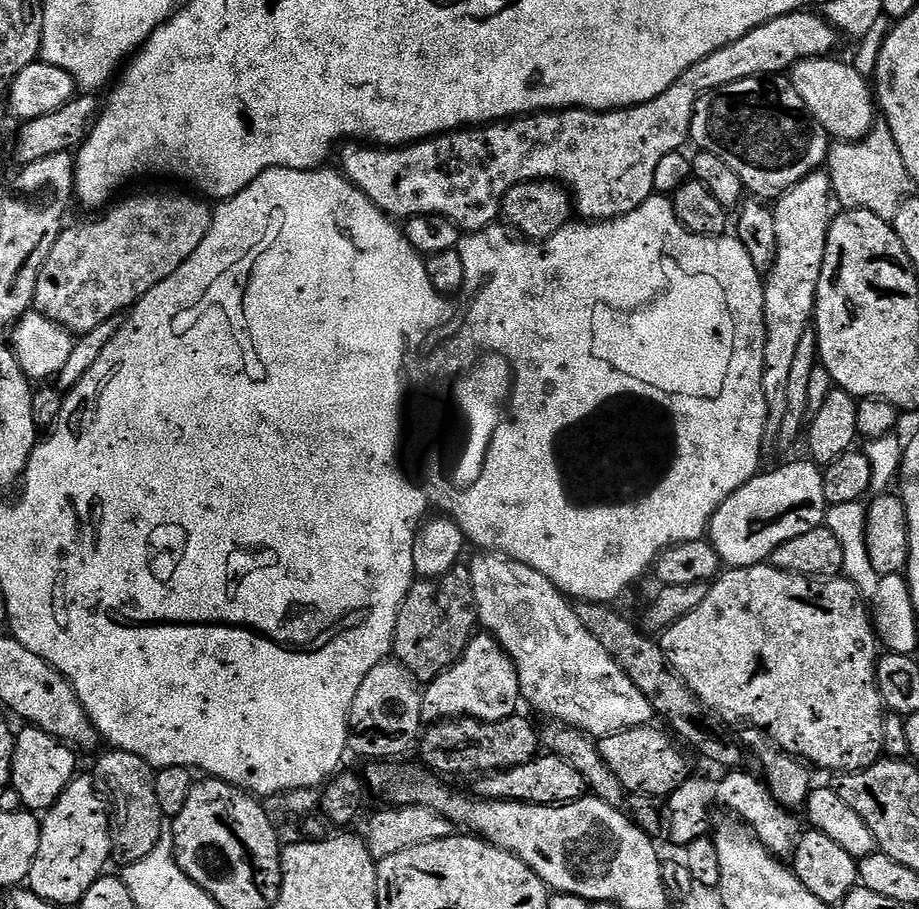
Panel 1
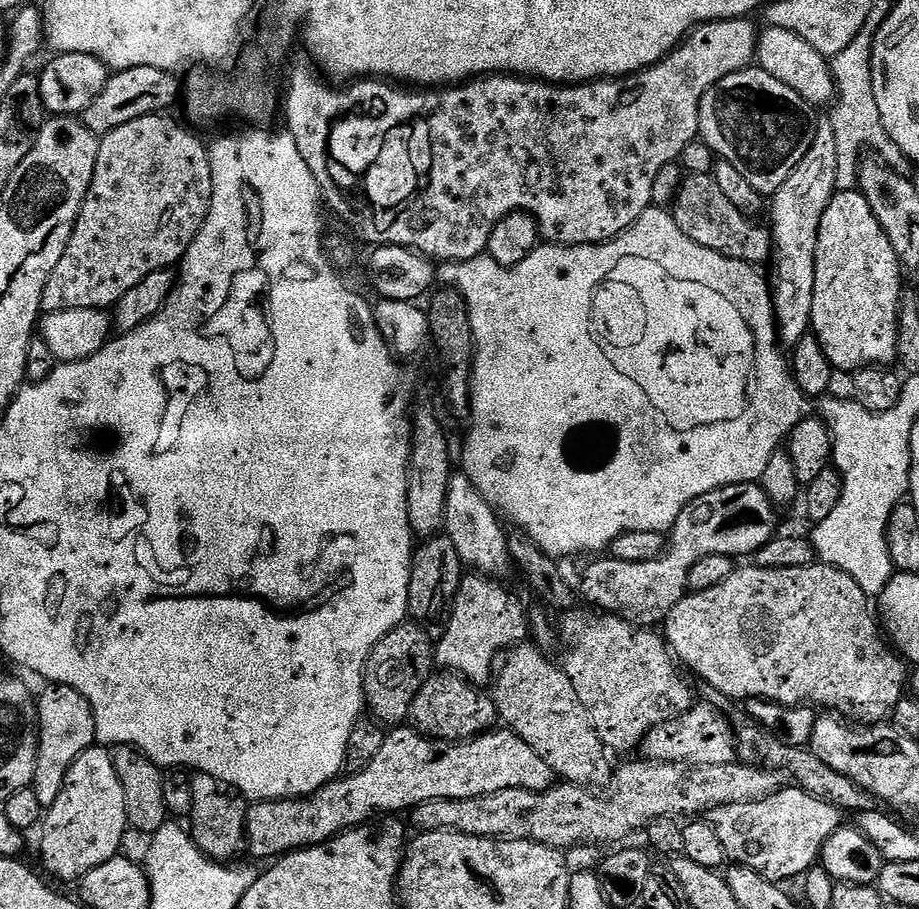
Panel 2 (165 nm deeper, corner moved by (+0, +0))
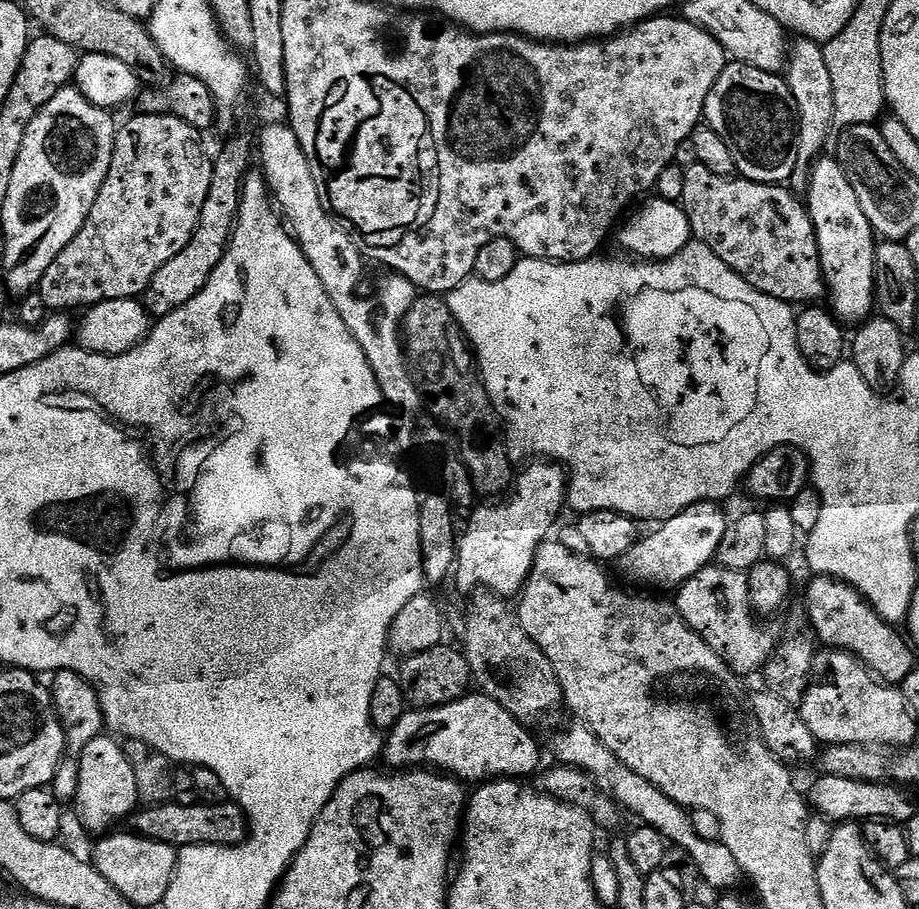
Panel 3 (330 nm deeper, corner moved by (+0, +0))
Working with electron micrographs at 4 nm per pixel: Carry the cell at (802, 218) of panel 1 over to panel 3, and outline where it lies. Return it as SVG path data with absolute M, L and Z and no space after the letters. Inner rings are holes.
M797 39L790 48L786 65L786 79L790 86L790 94L794 94L796 99L798 114L800 115L798 162L790 184L797 193L804 194L808 191L810 169L817 160L821 159L823 152L820 151L827 144L829 147L830 137L834 132L832 123L834 118L834 85L830 83L830 69L826 67L823 47L815 44L812 40ZM828 135L830 135L829 140Z

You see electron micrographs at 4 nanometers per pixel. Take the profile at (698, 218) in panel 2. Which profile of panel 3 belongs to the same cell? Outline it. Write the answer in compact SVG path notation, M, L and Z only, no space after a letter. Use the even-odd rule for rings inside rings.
M697 163L685 168L684 172L682 207L692 227L692 235L699 243L710 246L710 250L714 250L714 254L718 254L718 258L722 258L722 262L730 266L730 270L738 273L763 296L778 298L793 306L808 306L813 302L823 301L820 300L823 296L825 299L826 281L820 270L816 231L805 201L791 187L729 178L714 174L714 170L706 170L706 166Z

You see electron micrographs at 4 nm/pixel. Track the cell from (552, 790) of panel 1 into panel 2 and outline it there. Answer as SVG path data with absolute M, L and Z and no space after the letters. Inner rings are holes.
M412 726L393 727L391 731L385 735L384 741L382 742L382 750L378 750L378 754L374 754L370 766L366 766L361 772L354 772L345 775L343 778L331 780L330 783L315 792L313 796L307 798L297 798L295 800L262 800L253 803L248 810L248 835L246 837L247 855L249 857L252 855L256 860L268 860L267 862L272 862L281 856L288 855L290 852L297 852L300 848L311 848L313 844L324 844L327 840L333 840L336 836L340 836L343 832L350 832L353 828L367 825L369 822L377 819L376 812L388 812L384 814L404 814L411 809L417 808L422 802L430 802L431 800L478 798L486 794L498 794L498 790L534 790L535 792L544 792L547 788L551 788L554 783L554 774L550 770L550 766L546 766L546 762L542 762L542 758L538 758L538 754L534 754L534 750L530 750L530 746L526 746L526 742L522 742L522 738L518 738L515 732L511 730L500 731L501 730L483 732L480 736L474 737L472 740L449 743L449 741L446 740L432 740L428 736L421 736L415 727Z

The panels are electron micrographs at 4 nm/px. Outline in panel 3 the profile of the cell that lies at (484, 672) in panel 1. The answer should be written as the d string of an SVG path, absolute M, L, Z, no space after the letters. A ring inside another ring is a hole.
M555 462L532 463L536 464L522 469L521 472L519 469L510 489L511 495L499 502L484 502L471 509L470 515L467 517L467 519L469 518L468 525L465 528L463 525L456 546L454 581L456 580L458 591L471 594L487 590L496 592L505 598L519 597L520 593L524 591L524 586L528 583L532 573L536 551L553 535L552 527L555 526L560 511L565 511L568 499L567 471Z

